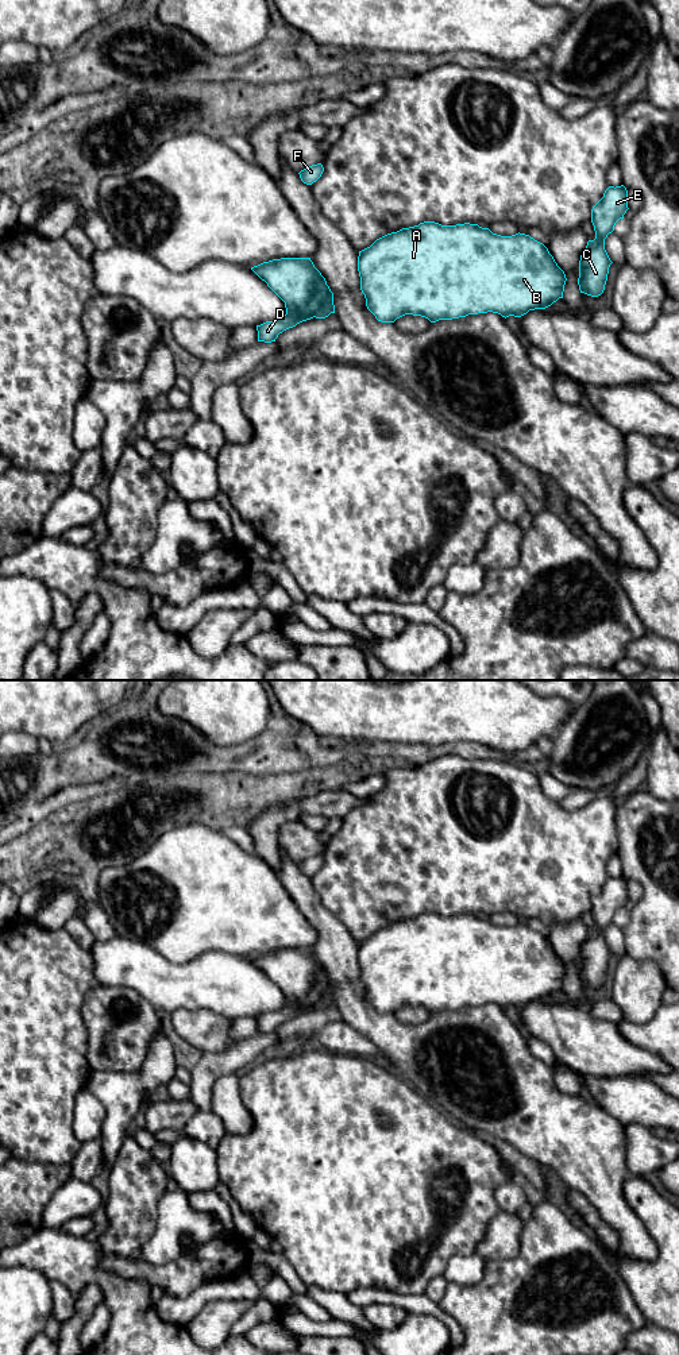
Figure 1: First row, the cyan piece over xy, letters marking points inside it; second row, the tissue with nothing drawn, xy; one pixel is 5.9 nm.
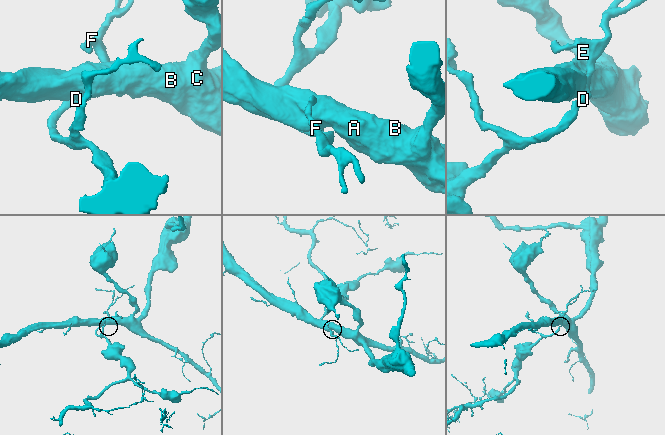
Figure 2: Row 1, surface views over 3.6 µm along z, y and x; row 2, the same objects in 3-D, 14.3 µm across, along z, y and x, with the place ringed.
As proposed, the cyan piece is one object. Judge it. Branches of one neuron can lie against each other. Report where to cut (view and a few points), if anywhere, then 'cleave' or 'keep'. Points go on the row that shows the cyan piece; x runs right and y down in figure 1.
cut in xy along (321, 275), (309, 302), (297, 315), (288, 316); cleave

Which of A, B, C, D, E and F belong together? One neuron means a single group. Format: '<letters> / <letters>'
A B C E / D F

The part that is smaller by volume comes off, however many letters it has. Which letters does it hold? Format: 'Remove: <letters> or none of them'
Remove: D, F

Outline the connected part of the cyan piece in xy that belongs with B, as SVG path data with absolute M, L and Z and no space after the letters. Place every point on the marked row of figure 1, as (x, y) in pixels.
M424 221L377 239L359 251L358 271L360 290L367 309L378 321L394 323L405 314L421 316L431 323L452 320L478 313L498 313L502 317L521 317L529 310L545 309L563 298L566 274L548 248L525 233L501 236L478 224L441 225Z

